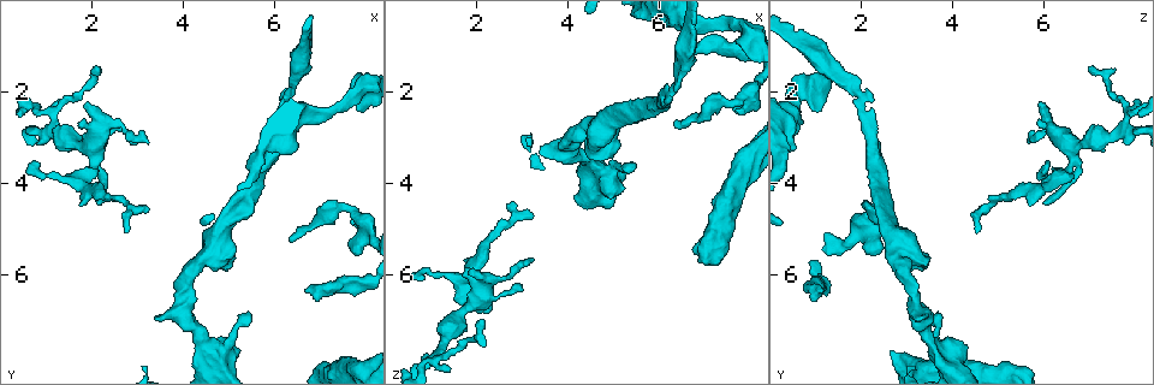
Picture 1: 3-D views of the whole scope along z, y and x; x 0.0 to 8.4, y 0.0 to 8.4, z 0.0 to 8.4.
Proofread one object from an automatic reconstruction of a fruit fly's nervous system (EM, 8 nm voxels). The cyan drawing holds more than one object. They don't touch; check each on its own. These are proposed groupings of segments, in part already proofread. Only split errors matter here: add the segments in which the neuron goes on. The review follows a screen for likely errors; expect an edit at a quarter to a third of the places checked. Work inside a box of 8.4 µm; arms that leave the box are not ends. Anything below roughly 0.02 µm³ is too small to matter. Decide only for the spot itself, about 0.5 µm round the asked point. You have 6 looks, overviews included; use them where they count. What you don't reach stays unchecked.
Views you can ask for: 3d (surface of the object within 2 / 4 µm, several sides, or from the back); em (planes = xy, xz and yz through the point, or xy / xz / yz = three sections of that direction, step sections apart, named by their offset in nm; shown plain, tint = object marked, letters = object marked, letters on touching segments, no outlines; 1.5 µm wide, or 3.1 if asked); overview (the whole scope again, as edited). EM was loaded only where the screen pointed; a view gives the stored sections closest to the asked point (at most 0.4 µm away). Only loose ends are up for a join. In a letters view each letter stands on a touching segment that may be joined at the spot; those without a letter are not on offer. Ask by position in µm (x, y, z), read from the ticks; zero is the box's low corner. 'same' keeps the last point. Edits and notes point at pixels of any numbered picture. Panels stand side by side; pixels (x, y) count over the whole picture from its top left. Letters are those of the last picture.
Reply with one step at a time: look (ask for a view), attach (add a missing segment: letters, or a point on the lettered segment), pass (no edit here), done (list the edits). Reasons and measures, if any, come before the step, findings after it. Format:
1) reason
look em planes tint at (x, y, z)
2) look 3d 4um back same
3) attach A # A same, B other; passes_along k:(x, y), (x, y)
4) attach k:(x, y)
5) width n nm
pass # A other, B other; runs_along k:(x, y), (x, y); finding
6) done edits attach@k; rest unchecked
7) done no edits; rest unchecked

look em planes letters at (5.45, 6.95, 3.55)

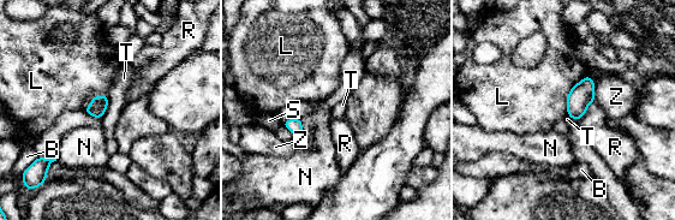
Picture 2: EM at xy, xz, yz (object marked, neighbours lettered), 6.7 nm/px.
width 120 nm
pass # B other, L other, N other, R other, S other, T other, Z other; border 2:(587, 73), (571, 89), (566, 113); no lettered segment goes on from it

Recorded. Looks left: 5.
free end
look 3d 4um at (6.35, 5.25, 2.60)

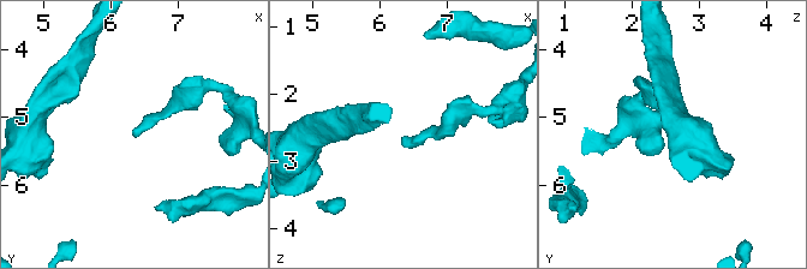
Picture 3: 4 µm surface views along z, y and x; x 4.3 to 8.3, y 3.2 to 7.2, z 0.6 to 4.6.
look em yz step 8 tint at (6.35, 5.20, 2.60)

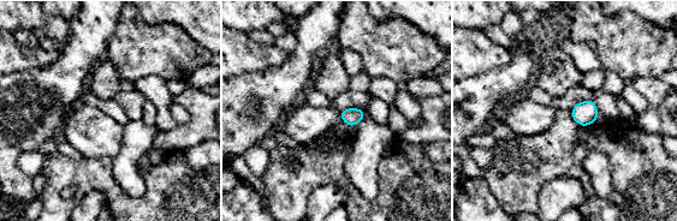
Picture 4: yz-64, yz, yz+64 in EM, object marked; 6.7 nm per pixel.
look em xz step 8 letters same

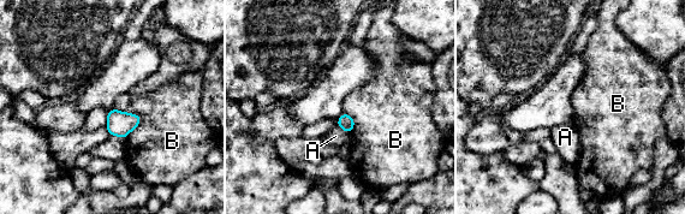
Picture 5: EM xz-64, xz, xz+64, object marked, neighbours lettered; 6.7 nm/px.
pass # A other, B other; border 5:(113, 108), (141, 118), (126, 137); none of them fits

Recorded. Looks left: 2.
branch stops here
look 3d 4um at (1.80, 2.65, 5.90)

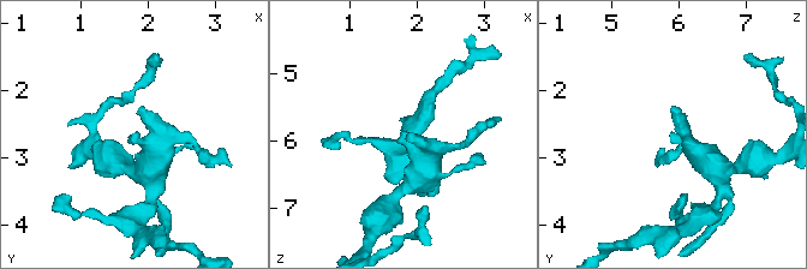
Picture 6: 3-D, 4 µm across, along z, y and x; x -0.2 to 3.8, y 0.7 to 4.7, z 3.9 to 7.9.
look em xz step 4 letters at (1.85, 2.60, 5.90)

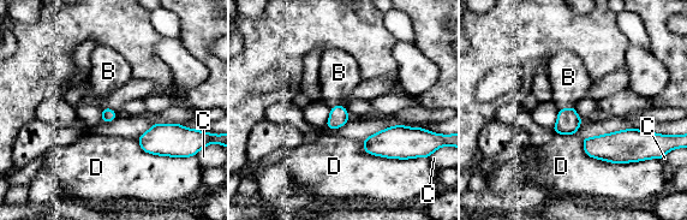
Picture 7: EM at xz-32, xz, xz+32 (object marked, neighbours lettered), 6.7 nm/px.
attach 7:(568, 77) # B same, C other, D other; passes_along 7:(568, 122), (566, 108), (568, 77); the neuron continues

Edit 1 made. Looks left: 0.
done edits attach@7; rest unchecked

